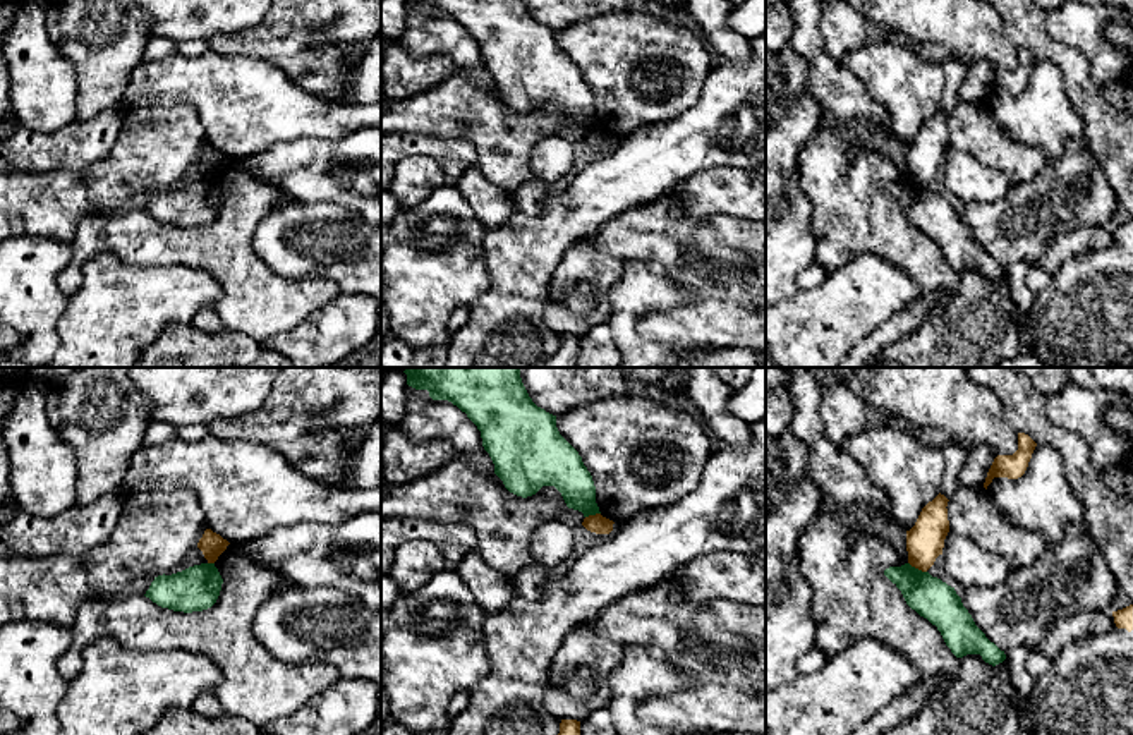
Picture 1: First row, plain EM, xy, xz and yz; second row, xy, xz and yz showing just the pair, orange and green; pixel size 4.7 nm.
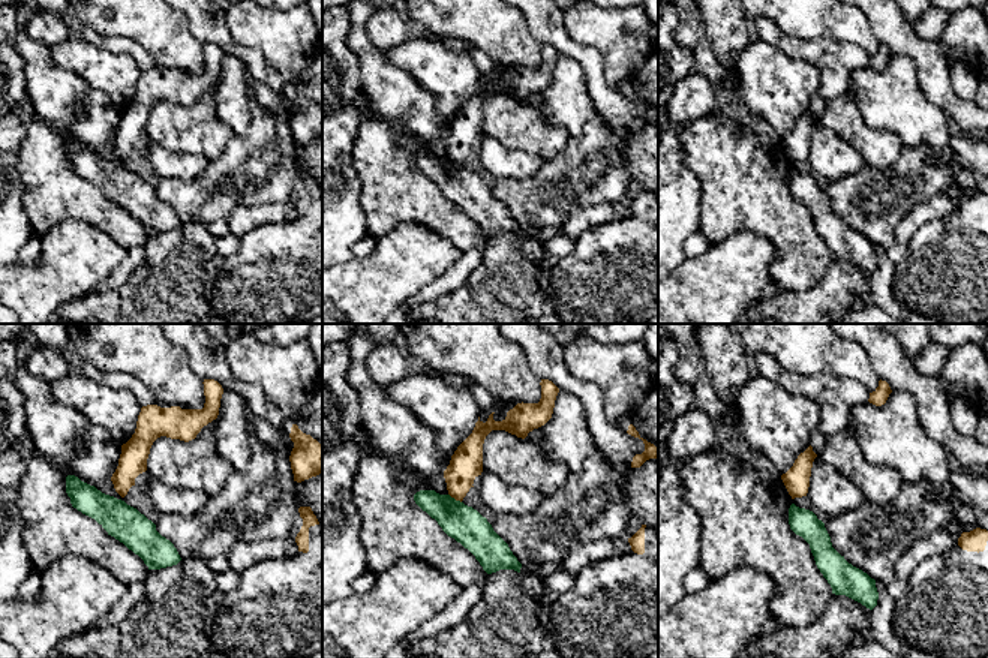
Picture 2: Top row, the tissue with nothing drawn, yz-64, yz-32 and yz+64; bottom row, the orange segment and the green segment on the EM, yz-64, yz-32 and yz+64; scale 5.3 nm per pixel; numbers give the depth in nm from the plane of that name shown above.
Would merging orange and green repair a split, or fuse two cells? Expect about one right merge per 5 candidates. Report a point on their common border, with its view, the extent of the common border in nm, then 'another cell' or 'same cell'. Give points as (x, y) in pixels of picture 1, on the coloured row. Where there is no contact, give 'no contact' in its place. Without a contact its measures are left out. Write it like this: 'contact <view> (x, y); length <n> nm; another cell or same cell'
contact yz (917, 567); length 100 nm; another cell

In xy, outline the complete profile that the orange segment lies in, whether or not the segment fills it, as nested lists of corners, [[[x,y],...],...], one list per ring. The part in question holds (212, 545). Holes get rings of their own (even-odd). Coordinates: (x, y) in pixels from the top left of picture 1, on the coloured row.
[[[206,529],[197,543],[197,548],[203,551],[208,563],[215,563],[228,544],[230,543],[223,539],[220,534],[213,532],[211,529]]]

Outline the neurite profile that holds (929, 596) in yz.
[[[910,563],[889,567],[884,575],[901,591],[912,610],[937,627],[956,658],[980,654],[992,666],[1006,659],[1004,651],[975,625],[954,587]]]

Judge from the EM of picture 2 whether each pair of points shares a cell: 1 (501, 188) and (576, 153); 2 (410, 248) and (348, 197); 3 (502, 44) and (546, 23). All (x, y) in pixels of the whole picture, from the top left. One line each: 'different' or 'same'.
1: same
2: different
3: different

